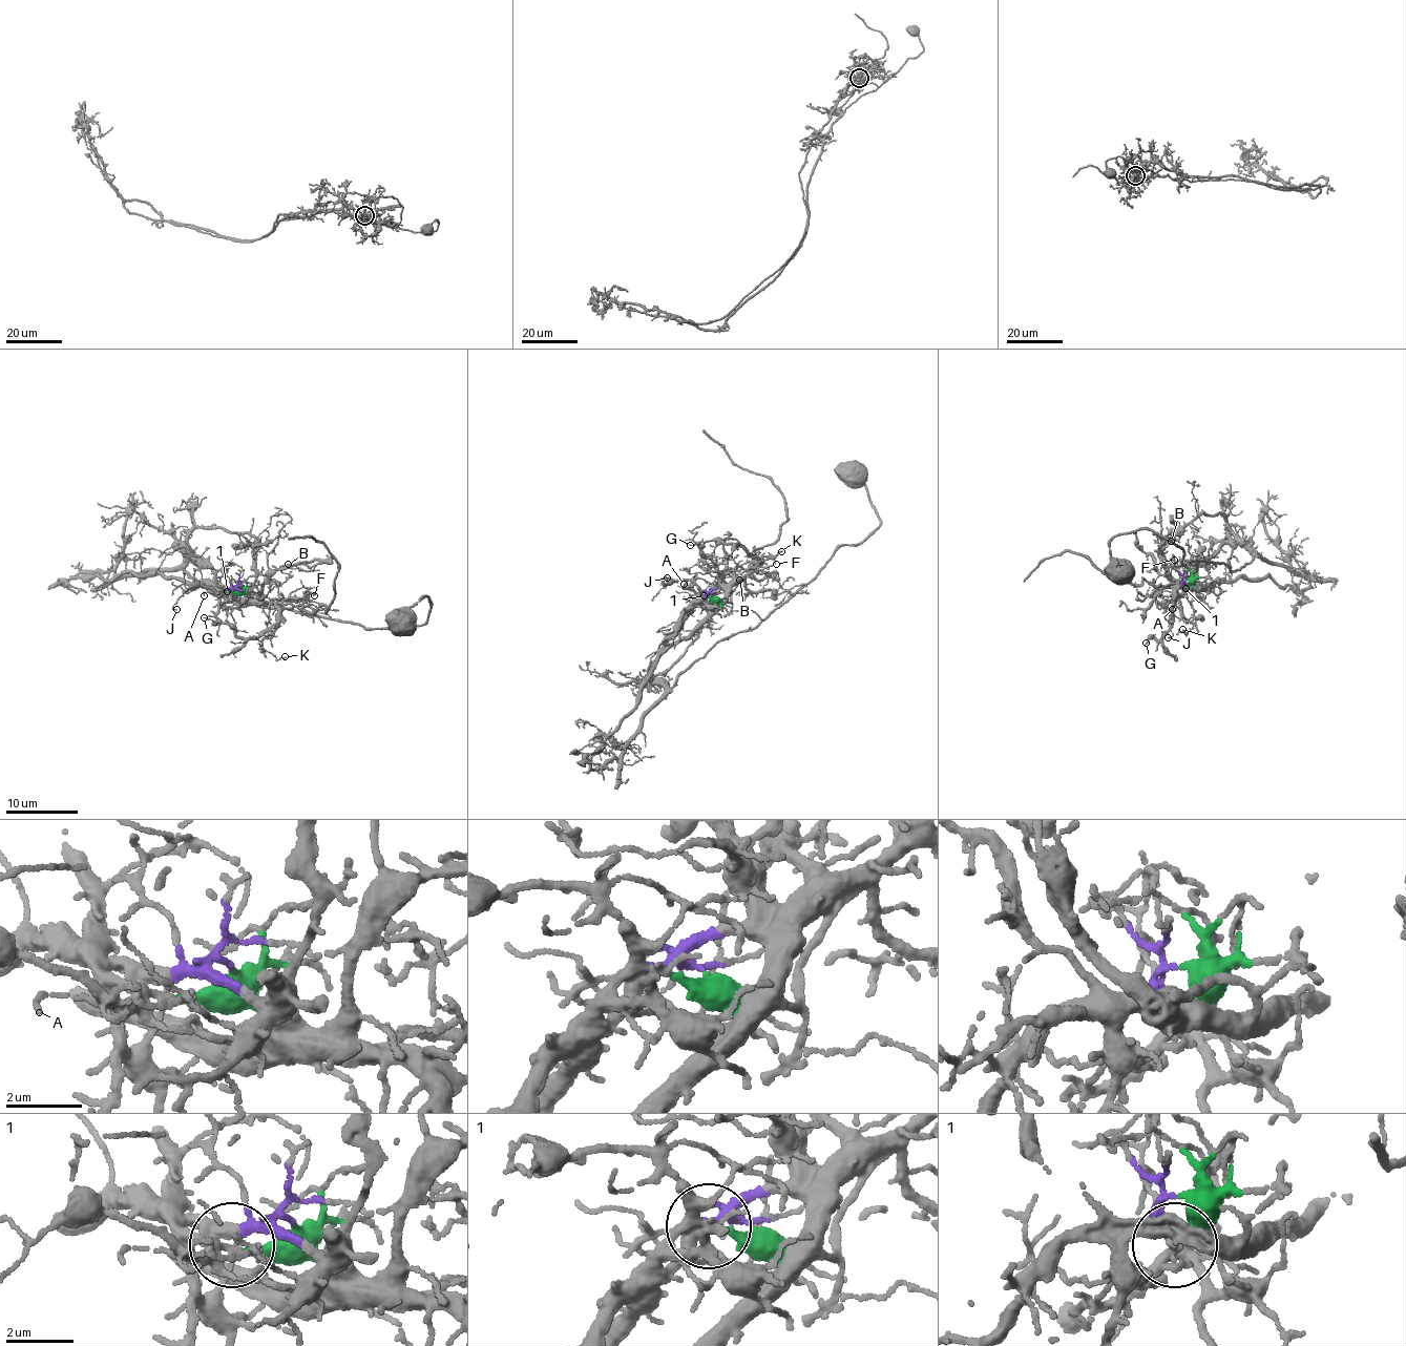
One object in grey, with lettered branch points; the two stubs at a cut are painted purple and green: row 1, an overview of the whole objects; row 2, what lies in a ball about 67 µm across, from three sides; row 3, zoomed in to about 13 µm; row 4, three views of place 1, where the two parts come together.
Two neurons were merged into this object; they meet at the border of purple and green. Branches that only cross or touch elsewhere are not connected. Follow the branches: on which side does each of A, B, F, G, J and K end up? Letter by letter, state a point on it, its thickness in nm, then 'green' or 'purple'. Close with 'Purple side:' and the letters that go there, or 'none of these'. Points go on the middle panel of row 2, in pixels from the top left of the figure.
A: at (684, 584); 100 nm thick; green
B: at (739, 580); 100 nm thick; purple
F: at (776, 564); 110 nm thick; purple
G: at (690, 545); 110 nm thick; purple
J: at (667, 577); 110 nm thick; green
K: at (781, 551); 110 nm thick; purple
Purple side: B, F, G, K

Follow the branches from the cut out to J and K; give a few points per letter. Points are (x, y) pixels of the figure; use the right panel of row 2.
J: (1186, 577), (1190, 583), (1183, 592), (1163, 604), (1171, 633), (1167, 636)
K: (1186, 577), (1182, 581), (1186, 582), (1177, 587), (1178, 605), (1192, 627), (1187, 633), (1182, 629)

